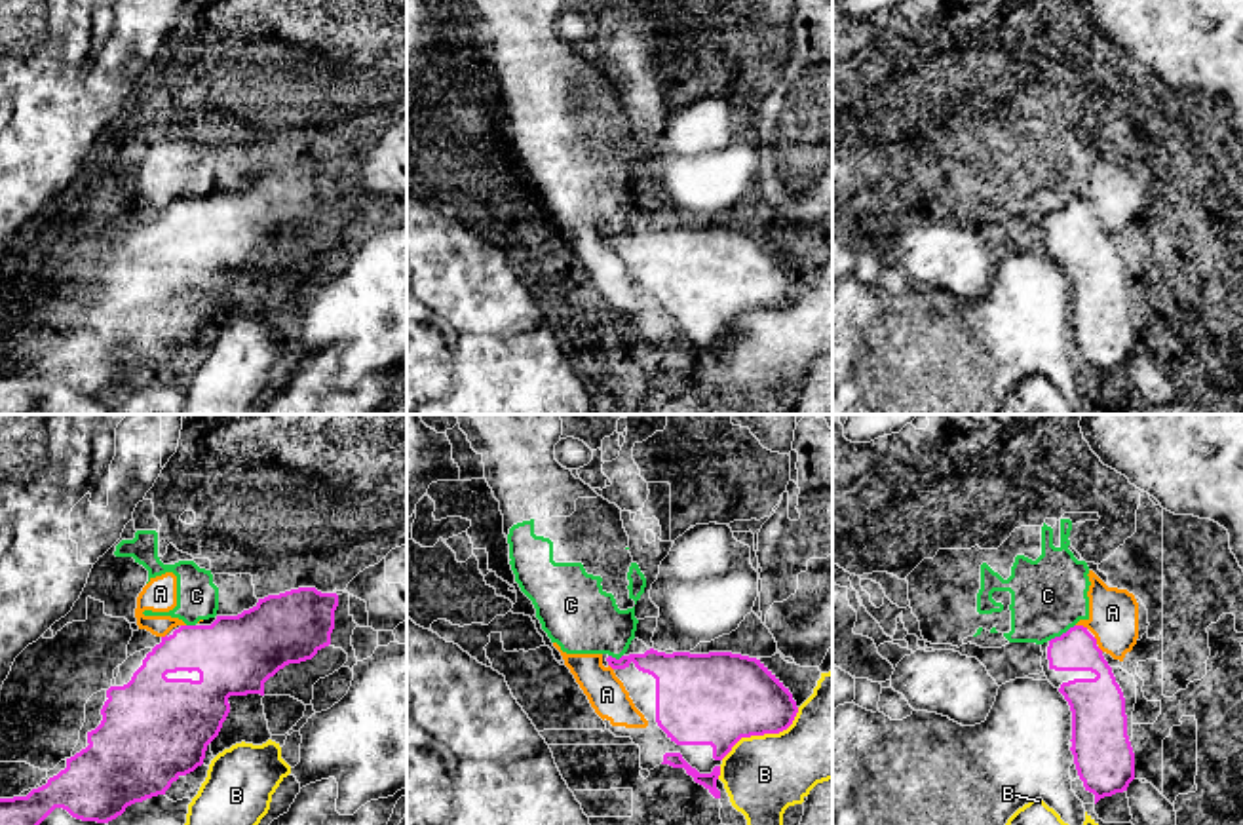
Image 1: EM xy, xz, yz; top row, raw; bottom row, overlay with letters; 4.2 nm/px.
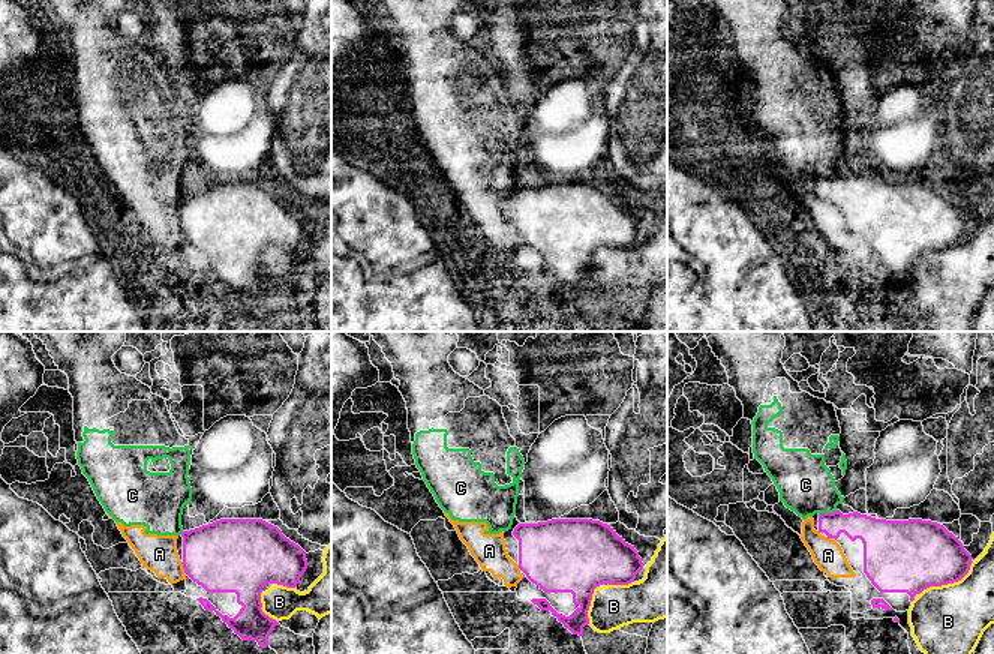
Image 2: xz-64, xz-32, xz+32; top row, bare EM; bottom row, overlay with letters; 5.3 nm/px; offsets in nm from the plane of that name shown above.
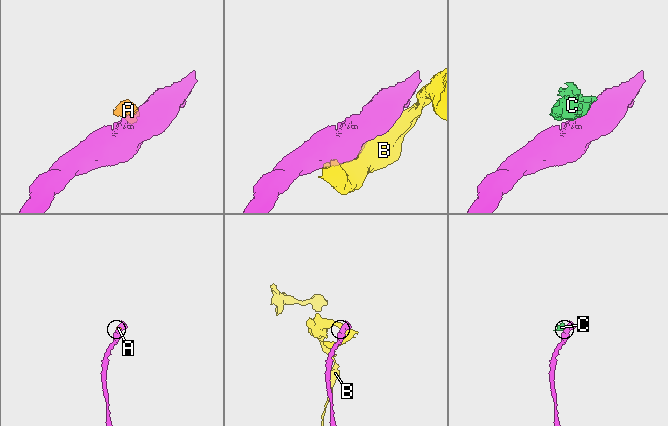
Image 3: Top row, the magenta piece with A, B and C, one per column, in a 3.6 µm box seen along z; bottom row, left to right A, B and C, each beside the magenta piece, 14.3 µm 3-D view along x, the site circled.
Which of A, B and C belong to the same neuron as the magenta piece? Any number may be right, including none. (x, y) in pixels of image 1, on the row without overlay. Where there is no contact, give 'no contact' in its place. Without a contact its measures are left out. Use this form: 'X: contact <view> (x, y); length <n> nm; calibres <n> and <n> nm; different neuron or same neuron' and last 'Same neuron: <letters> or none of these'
A: contact yz (1082, 200); length 60 nm; calibres 180 and 200 nm; different neuron
B: contact xz (763, 308); length 400 nm; calibres 400 and 340 nm; different neuron
C: contact yz (1063, 208); length 130 nm; calibres 180 and 320 nm; different neuron
Same neuron: none of these

